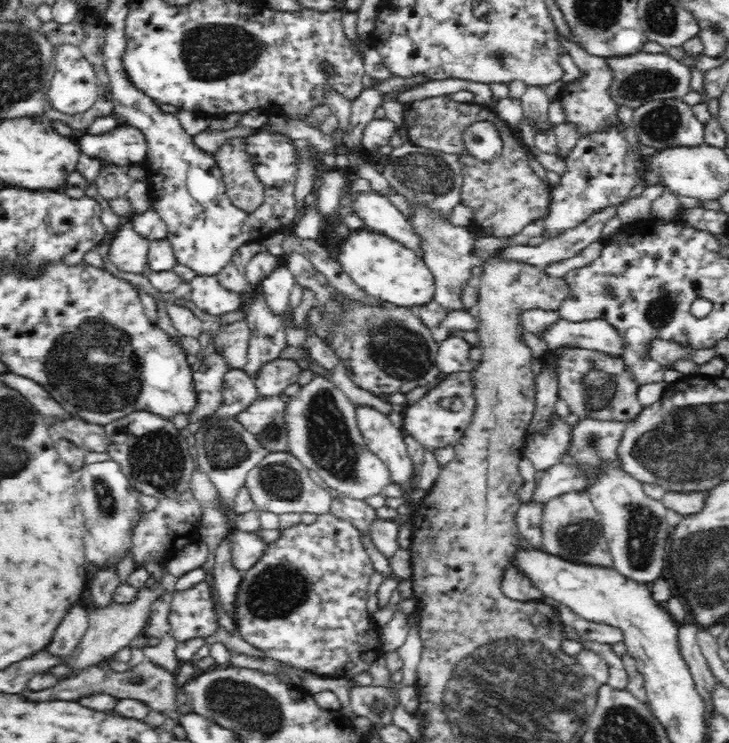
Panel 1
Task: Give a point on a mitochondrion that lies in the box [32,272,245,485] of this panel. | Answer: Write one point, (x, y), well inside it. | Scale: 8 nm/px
(103, 389)

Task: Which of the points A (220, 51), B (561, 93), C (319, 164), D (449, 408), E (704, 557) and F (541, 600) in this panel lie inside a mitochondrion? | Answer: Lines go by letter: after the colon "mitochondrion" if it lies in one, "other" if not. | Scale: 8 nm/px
A: mitochondrion
B: other
C: other
D: other
E: mitochondrion
F: other

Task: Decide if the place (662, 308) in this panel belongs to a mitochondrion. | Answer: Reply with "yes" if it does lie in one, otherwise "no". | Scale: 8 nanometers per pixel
yes

